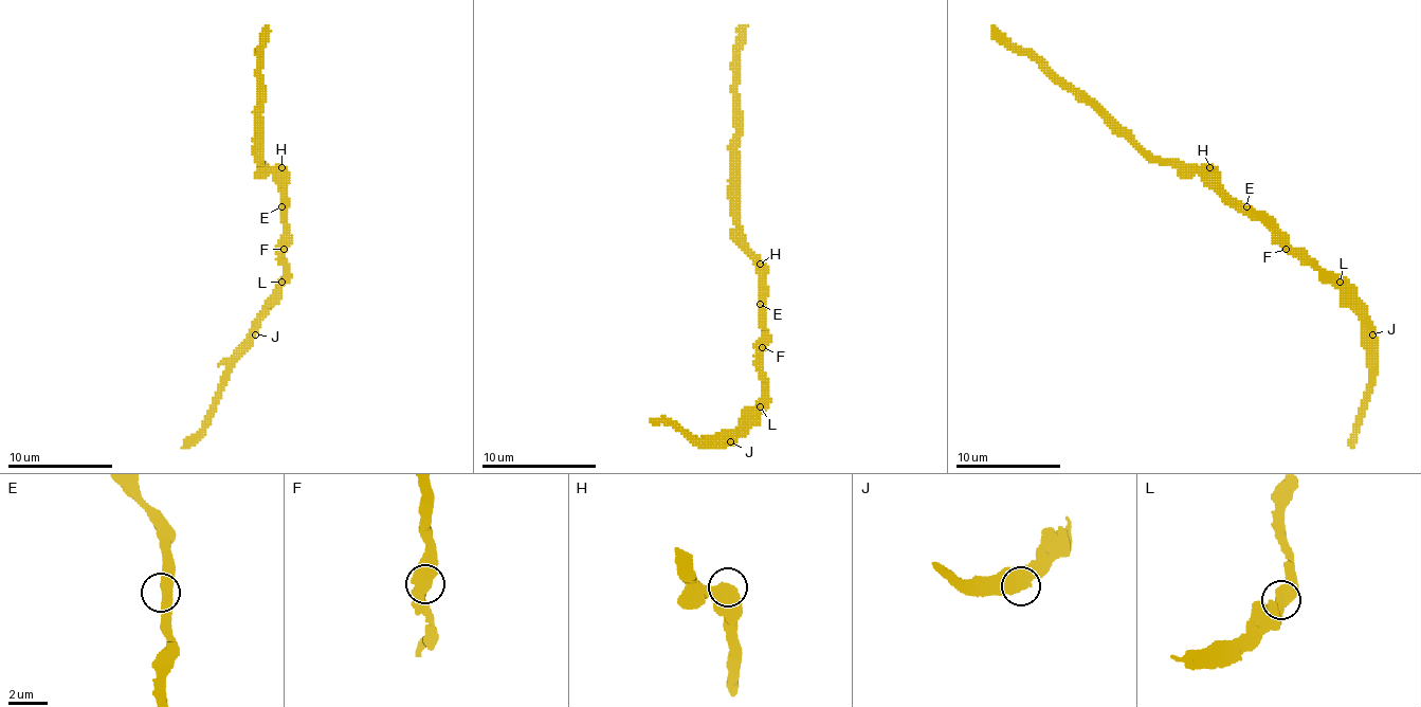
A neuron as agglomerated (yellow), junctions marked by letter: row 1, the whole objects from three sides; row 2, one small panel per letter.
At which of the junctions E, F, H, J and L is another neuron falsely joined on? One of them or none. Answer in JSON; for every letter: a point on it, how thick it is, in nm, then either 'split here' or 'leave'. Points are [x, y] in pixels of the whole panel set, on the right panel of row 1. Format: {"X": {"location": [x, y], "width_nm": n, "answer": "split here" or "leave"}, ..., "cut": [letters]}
{"E": {"location": [1246, 206], "width_nm": 550, "answer": "leave"}, "F": {"location": [1286, 249], "width_nm": 600, "answer": "leave"}, "H": {"location": [1209, 167], "width_nm": 650, "answer": "leave"}, "J": {"location": [1372, 334], "width_nm": 650, "answer": "leave"}, "L": {"location": [1340, 282], "width_nm": 650, "answer": "leave"}, "cut": []}

